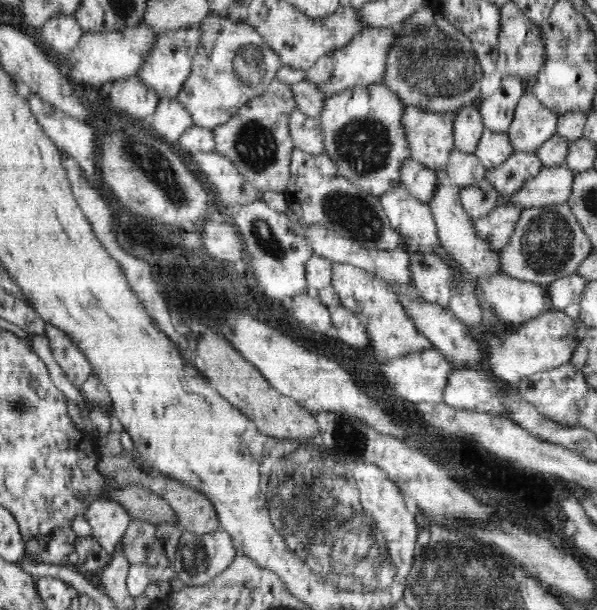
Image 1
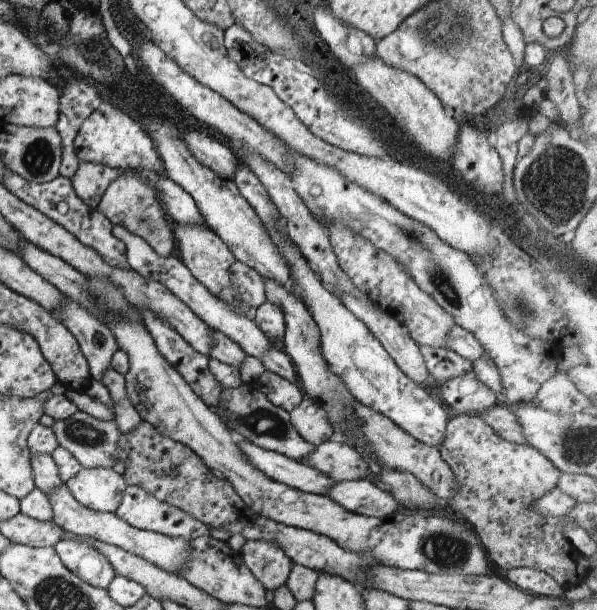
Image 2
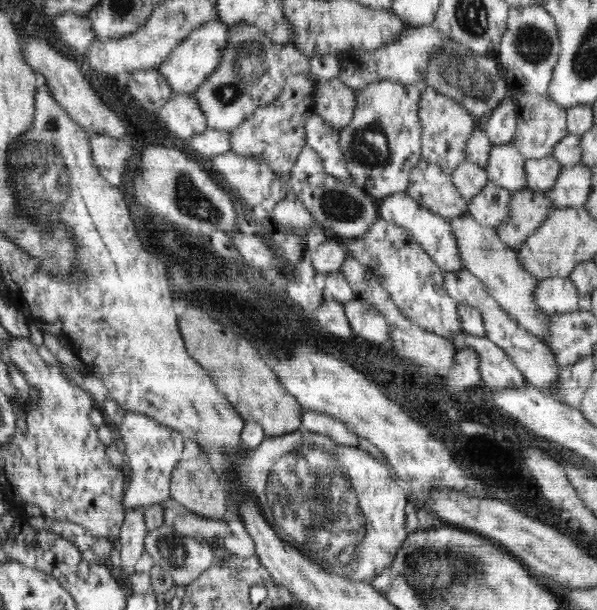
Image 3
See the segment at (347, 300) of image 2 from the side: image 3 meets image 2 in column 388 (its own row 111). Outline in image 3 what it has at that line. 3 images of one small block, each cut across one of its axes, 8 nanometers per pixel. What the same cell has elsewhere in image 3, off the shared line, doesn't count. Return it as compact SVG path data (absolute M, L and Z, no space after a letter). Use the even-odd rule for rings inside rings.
M336 77L322 84L317 83L314 112L335 129L344 128L354 118L356 94L356 90L340 82Z

